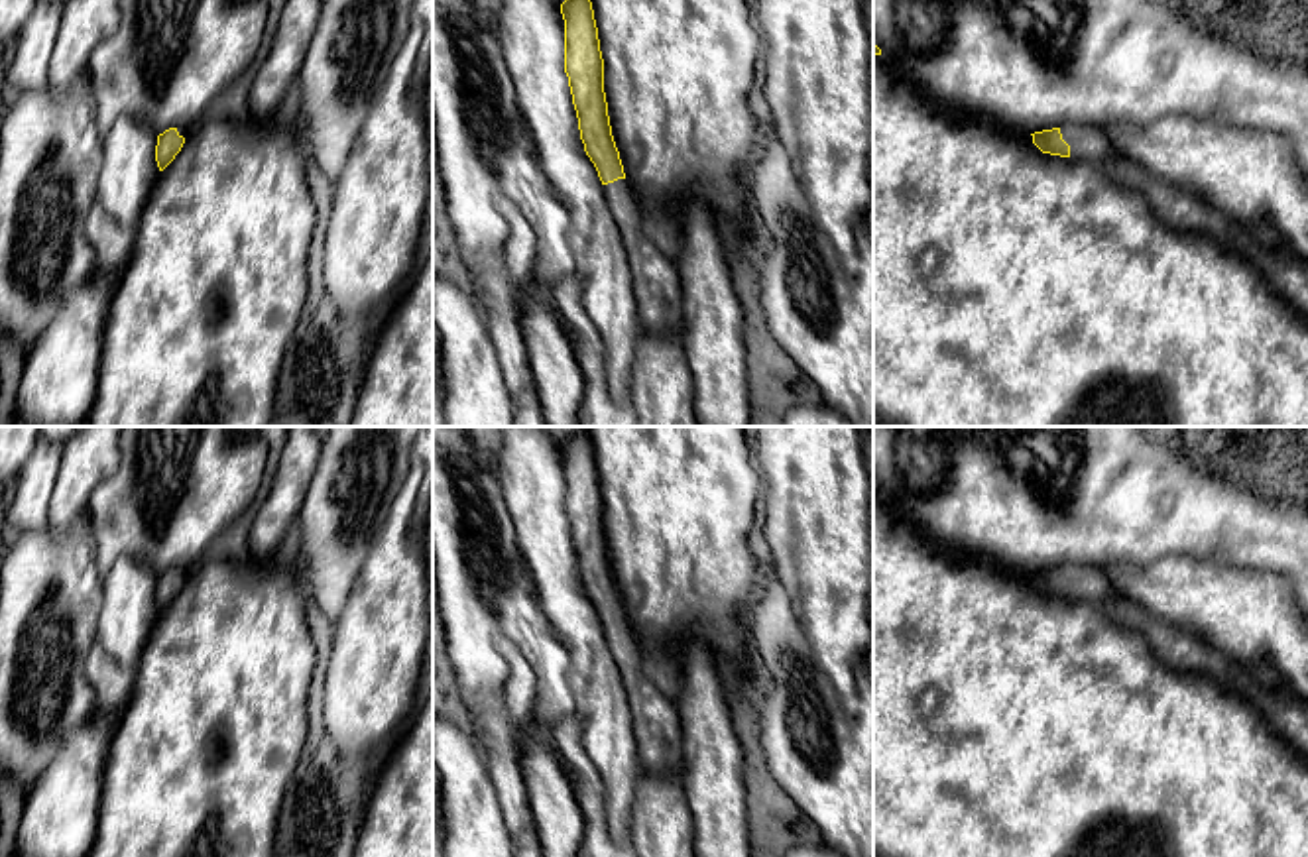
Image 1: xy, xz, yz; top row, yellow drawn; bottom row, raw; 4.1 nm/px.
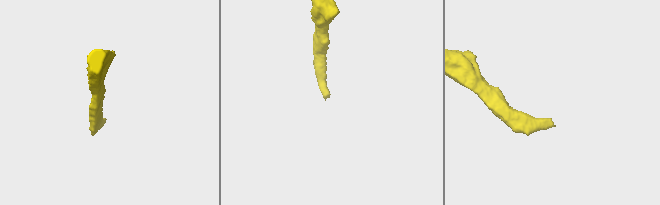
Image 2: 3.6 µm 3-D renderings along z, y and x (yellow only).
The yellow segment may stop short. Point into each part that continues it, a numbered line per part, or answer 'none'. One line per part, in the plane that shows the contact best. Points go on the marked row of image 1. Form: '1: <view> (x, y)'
1: yz (1088, 142)

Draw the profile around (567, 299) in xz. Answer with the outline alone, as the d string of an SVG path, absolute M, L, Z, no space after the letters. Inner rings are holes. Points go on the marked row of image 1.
M568 275L553 285L557 314L572 330L572 352L584 377L580 427L637 427L629 401L614 401L608 393L604 342L582 307L580 283Z

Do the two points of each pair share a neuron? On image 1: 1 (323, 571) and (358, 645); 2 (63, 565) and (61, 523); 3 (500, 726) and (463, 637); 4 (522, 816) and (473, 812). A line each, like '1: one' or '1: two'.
1: two
2: two
3: two
4: two

